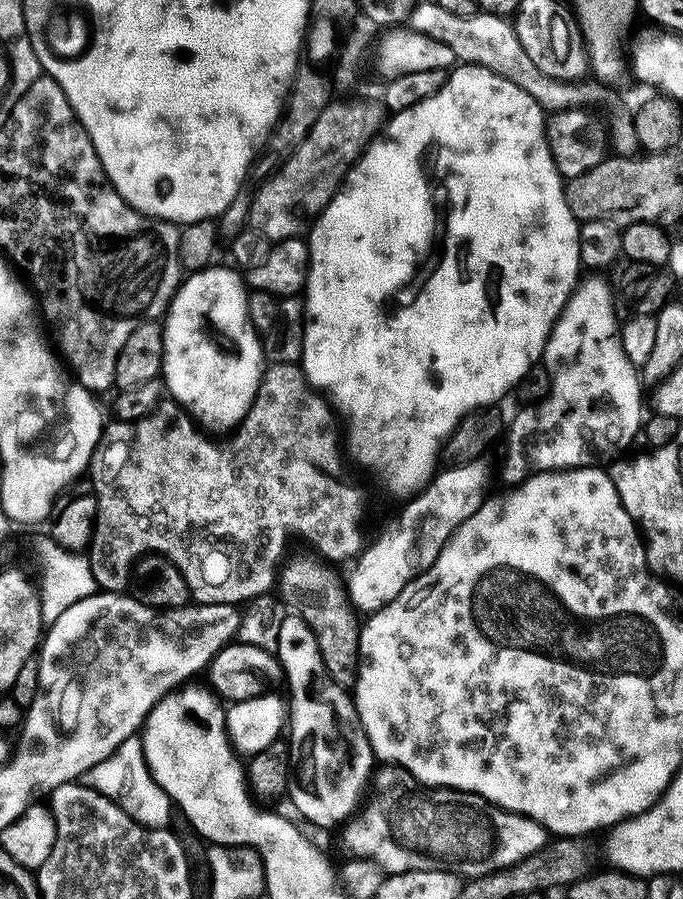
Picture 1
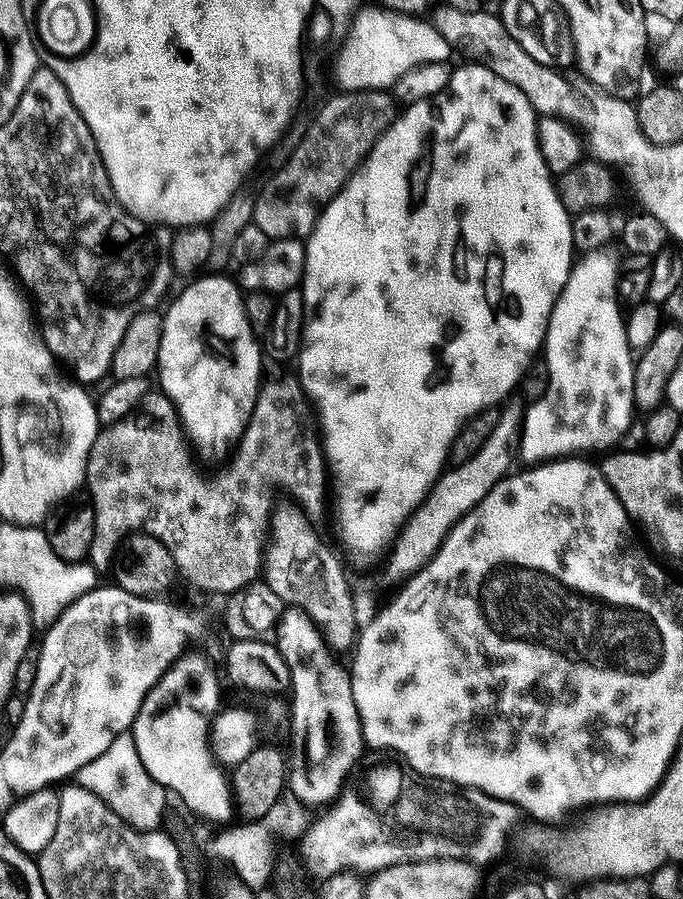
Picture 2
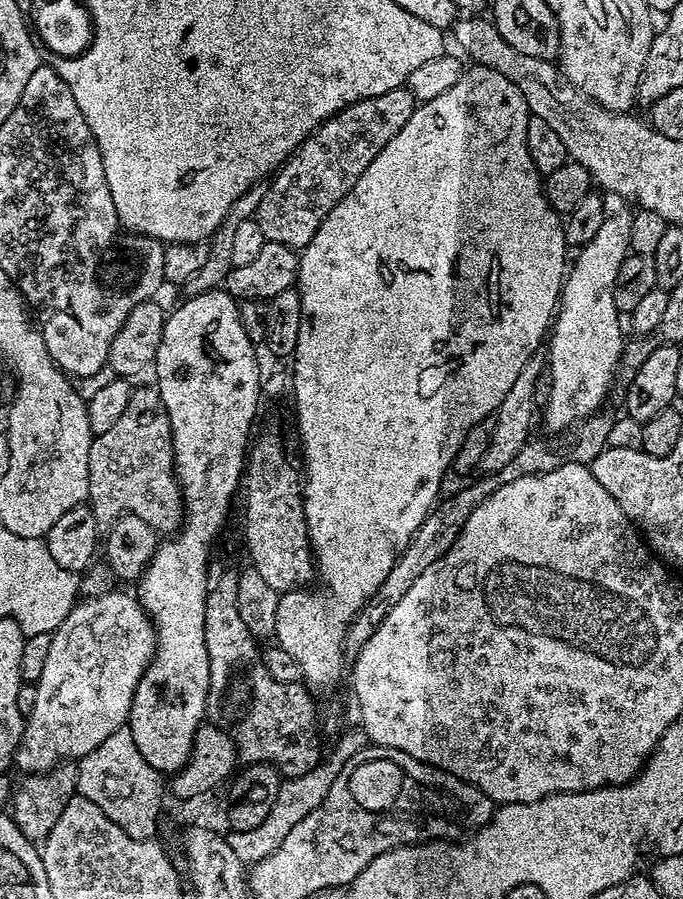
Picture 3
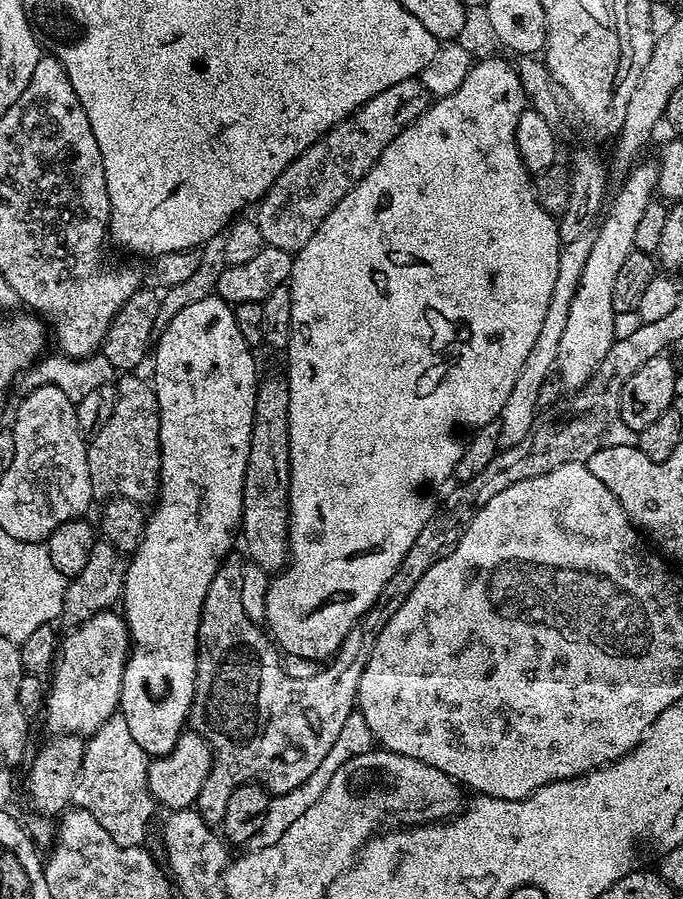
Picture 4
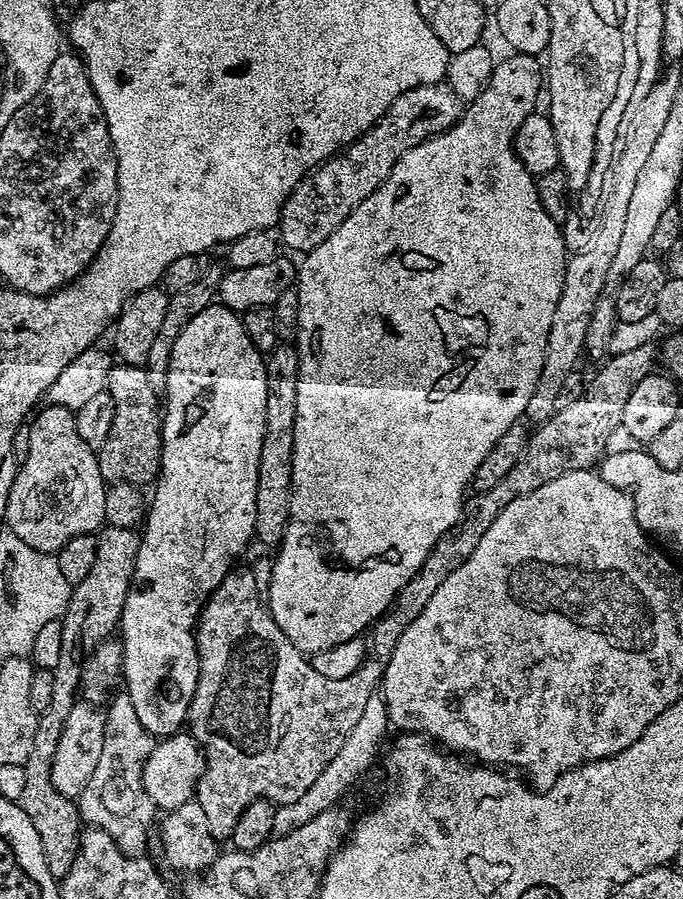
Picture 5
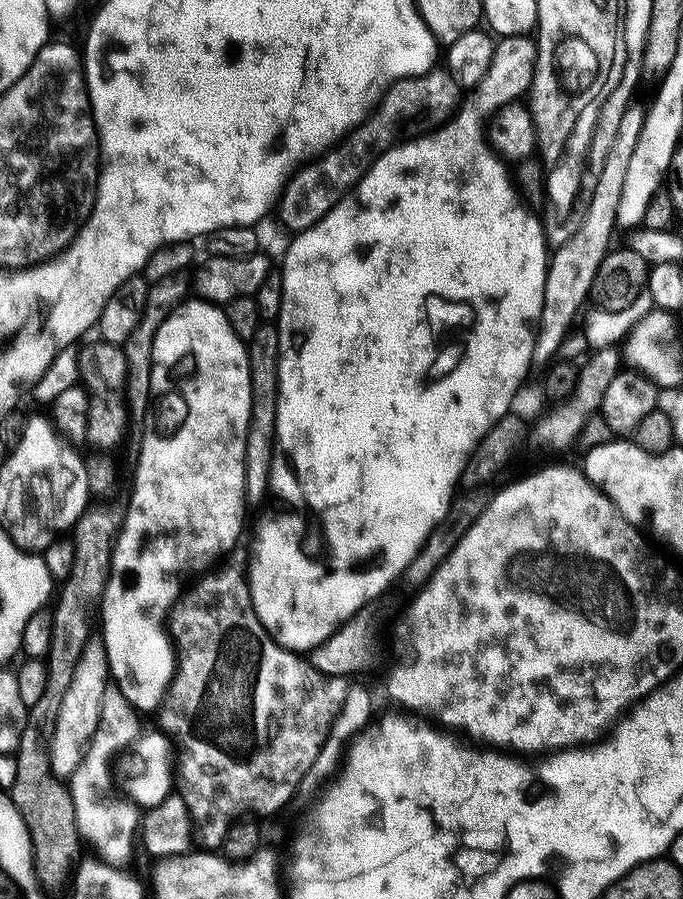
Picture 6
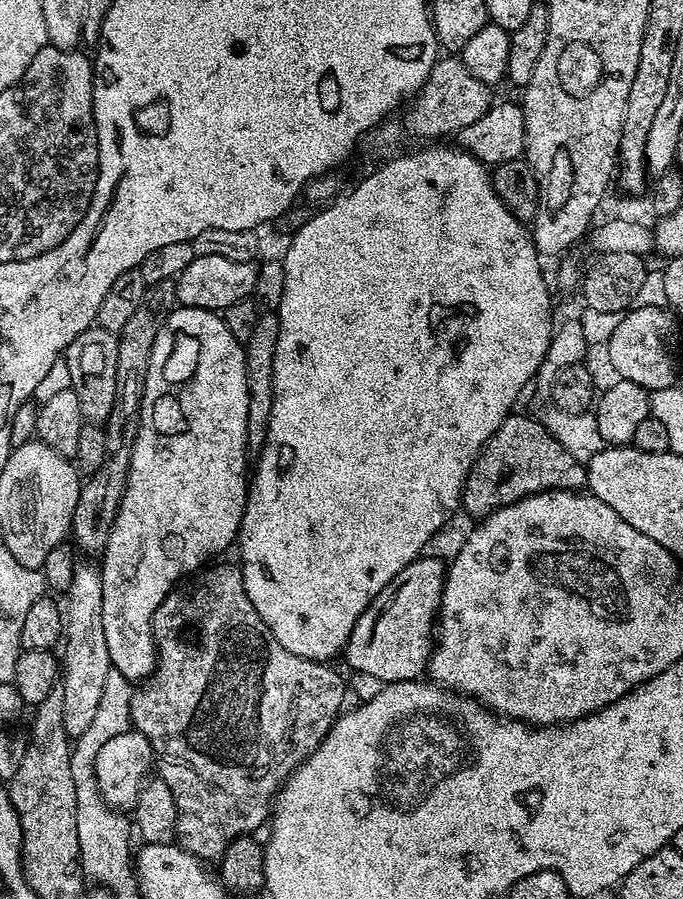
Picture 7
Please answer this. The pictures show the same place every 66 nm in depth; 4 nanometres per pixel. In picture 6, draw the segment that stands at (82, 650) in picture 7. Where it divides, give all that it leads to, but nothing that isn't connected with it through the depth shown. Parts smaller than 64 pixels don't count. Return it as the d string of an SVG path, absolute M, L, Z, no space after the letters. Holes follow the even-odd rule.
M91 637L76 663L72 681L66 691L54 727L50 734L49 756L52 770L56 776L68 778L84 757L84 752L97 729L104 692L110 682L108 655L104 641L99 637Z

